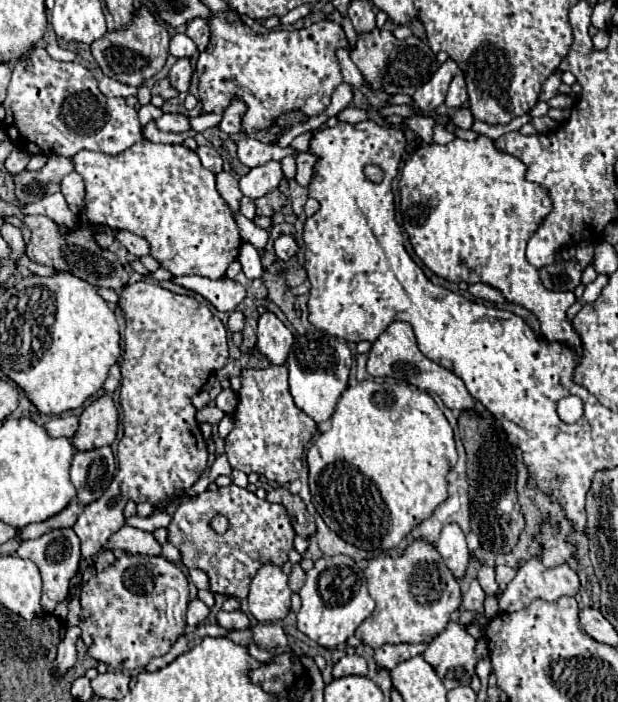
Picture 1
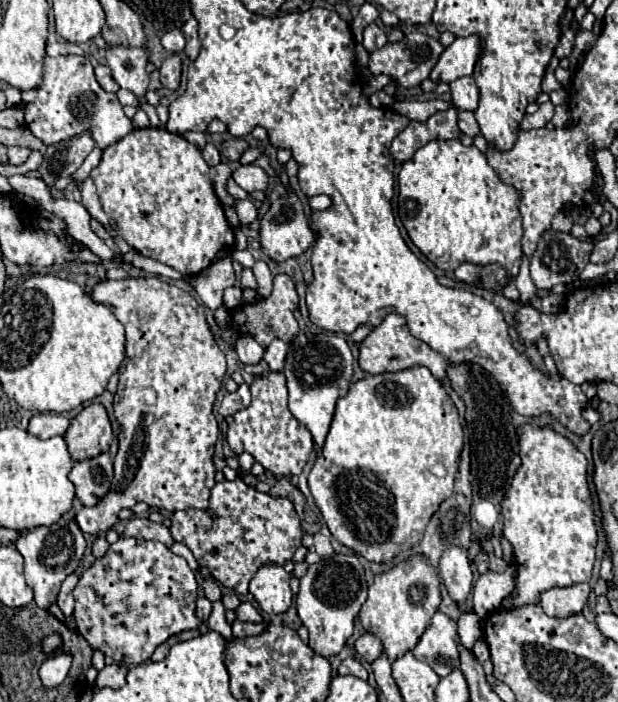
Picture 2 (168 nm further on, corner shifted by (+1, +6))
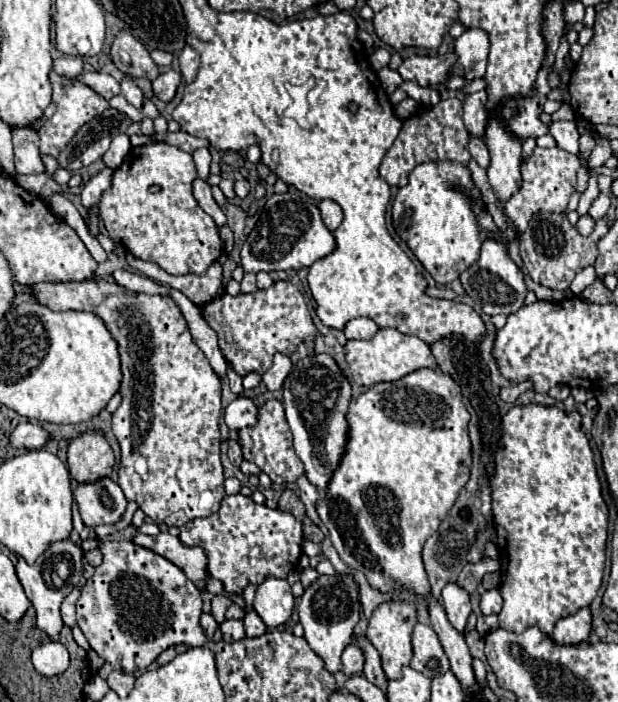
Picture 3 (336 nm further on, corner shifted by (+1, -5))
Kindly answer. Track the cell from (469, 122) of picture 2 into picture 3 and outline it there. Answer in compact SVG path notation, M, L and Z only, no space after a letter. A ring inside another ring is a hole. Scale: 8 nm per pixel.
M470 135L468 149L470 149L470 155L476 159L476 163L478 163L480 167L484 167L484 169L486 169L486 167L488 167L488 163L490 163L490 157L488 157L488 149L486 149L484 139Z

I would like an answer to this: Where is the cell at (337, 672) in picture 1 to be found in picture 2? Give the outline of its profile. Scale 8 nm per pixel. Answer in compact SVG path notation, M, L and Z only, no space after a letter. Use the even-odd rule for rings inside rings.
M346 658L346 660L340 664L340 668L338 668L338 674L340 674L340 676L352 674L352 676L356 676L356 678L362 678L362 680L366 680L366 678L368 678L368 672L366 672L366 668L364 668L364 666L362 666L362 662L360 662L360 660L356 660L356 658Z

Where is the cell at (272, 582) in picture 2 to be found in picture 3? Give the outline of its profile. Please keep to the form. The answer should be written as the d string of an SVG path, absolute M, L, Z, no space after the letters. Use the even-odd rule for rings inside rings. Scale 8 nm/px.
M268 577L256 587L254 611L262 617L266 627L278 627L286 623L294 609L294 597L286 579Z

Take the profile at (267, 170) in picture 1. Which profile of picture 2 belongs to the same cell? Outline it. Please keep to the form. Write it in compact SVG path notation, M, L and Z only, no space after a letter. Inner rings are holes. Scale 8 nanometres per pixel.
M248 164L248 166L238 166L232 172L232 178L236 180L236 184L240 188L244 188L246 192L254 192L254 190L266 190L268 188L268 176L260 166Z

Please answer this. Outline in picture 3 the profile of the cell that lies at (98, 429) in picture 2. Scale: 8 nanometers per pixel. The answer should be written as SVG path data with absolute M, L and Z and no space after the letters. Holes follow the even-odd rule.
M86 431L68 445L68 471L78 483L108 477L114 469L114 453L102 431Z

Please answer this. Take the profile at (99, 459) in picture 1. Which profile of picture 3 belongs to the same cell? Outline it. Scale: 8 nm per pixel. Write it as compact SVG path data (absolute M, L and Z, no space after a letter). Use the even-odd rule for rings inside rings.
M102 477L94 483L78 483L74 489L74 499L80 507L80 517L88 527L116 523L126 509L122 489L110 477Z

